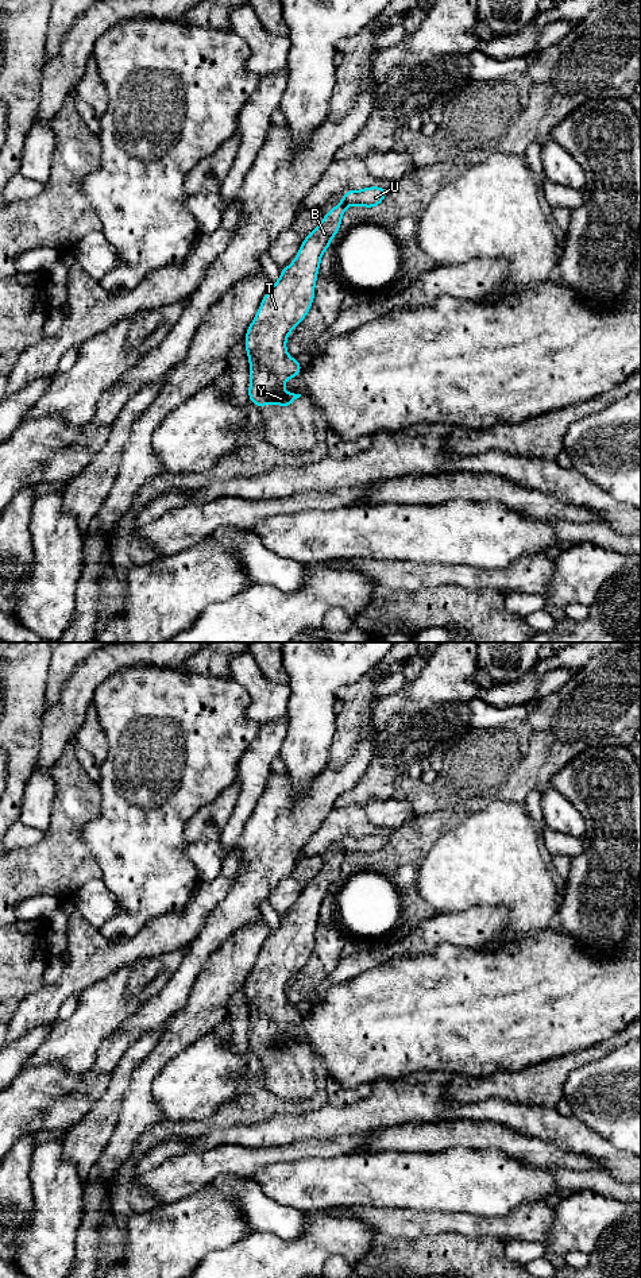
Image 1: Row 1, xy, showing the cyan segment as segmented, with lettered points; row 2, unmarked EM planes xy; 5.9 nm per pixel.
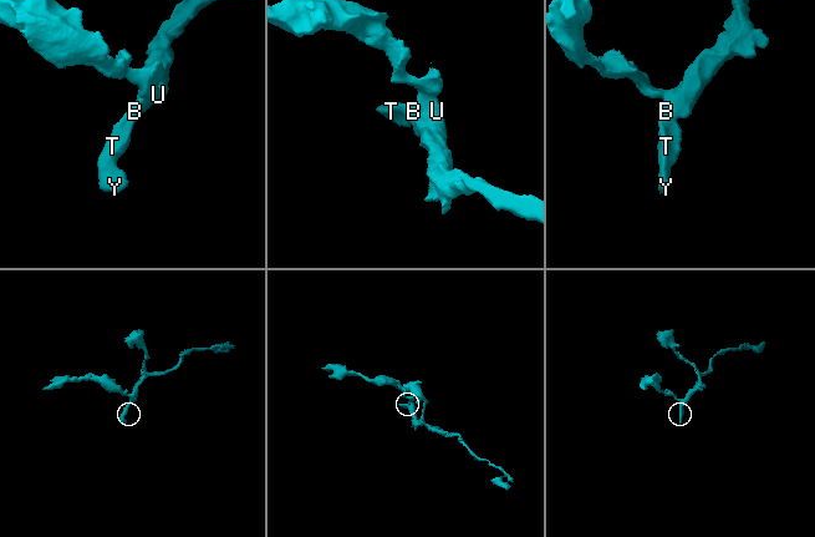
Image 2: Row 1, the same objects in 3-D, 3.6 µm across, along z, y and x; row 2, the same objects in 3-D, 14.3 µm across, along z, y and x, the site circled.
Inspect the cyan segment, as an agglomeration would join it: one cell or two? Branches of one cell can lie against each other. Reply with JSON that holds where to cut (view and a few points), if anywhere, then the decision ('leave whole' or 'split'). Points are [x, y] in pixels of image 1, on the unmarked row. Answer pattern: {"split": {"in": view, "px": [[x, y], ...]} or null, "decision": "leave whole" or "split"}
{"split": {"in": "xy", "px": [[343, 848], [350, 852]]}, "decision": "split"}

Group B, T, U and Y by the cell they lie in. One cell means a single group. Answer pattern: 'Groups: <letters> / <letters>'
Groups: B T Y / U

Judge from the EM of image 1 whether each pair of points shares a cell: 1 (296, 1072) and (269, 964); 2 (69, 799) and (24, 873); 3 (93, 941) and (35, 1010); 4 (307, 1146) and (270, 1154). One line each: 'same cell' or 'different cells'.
1: same cell
2: same cell
3: same cell
4: same cell

